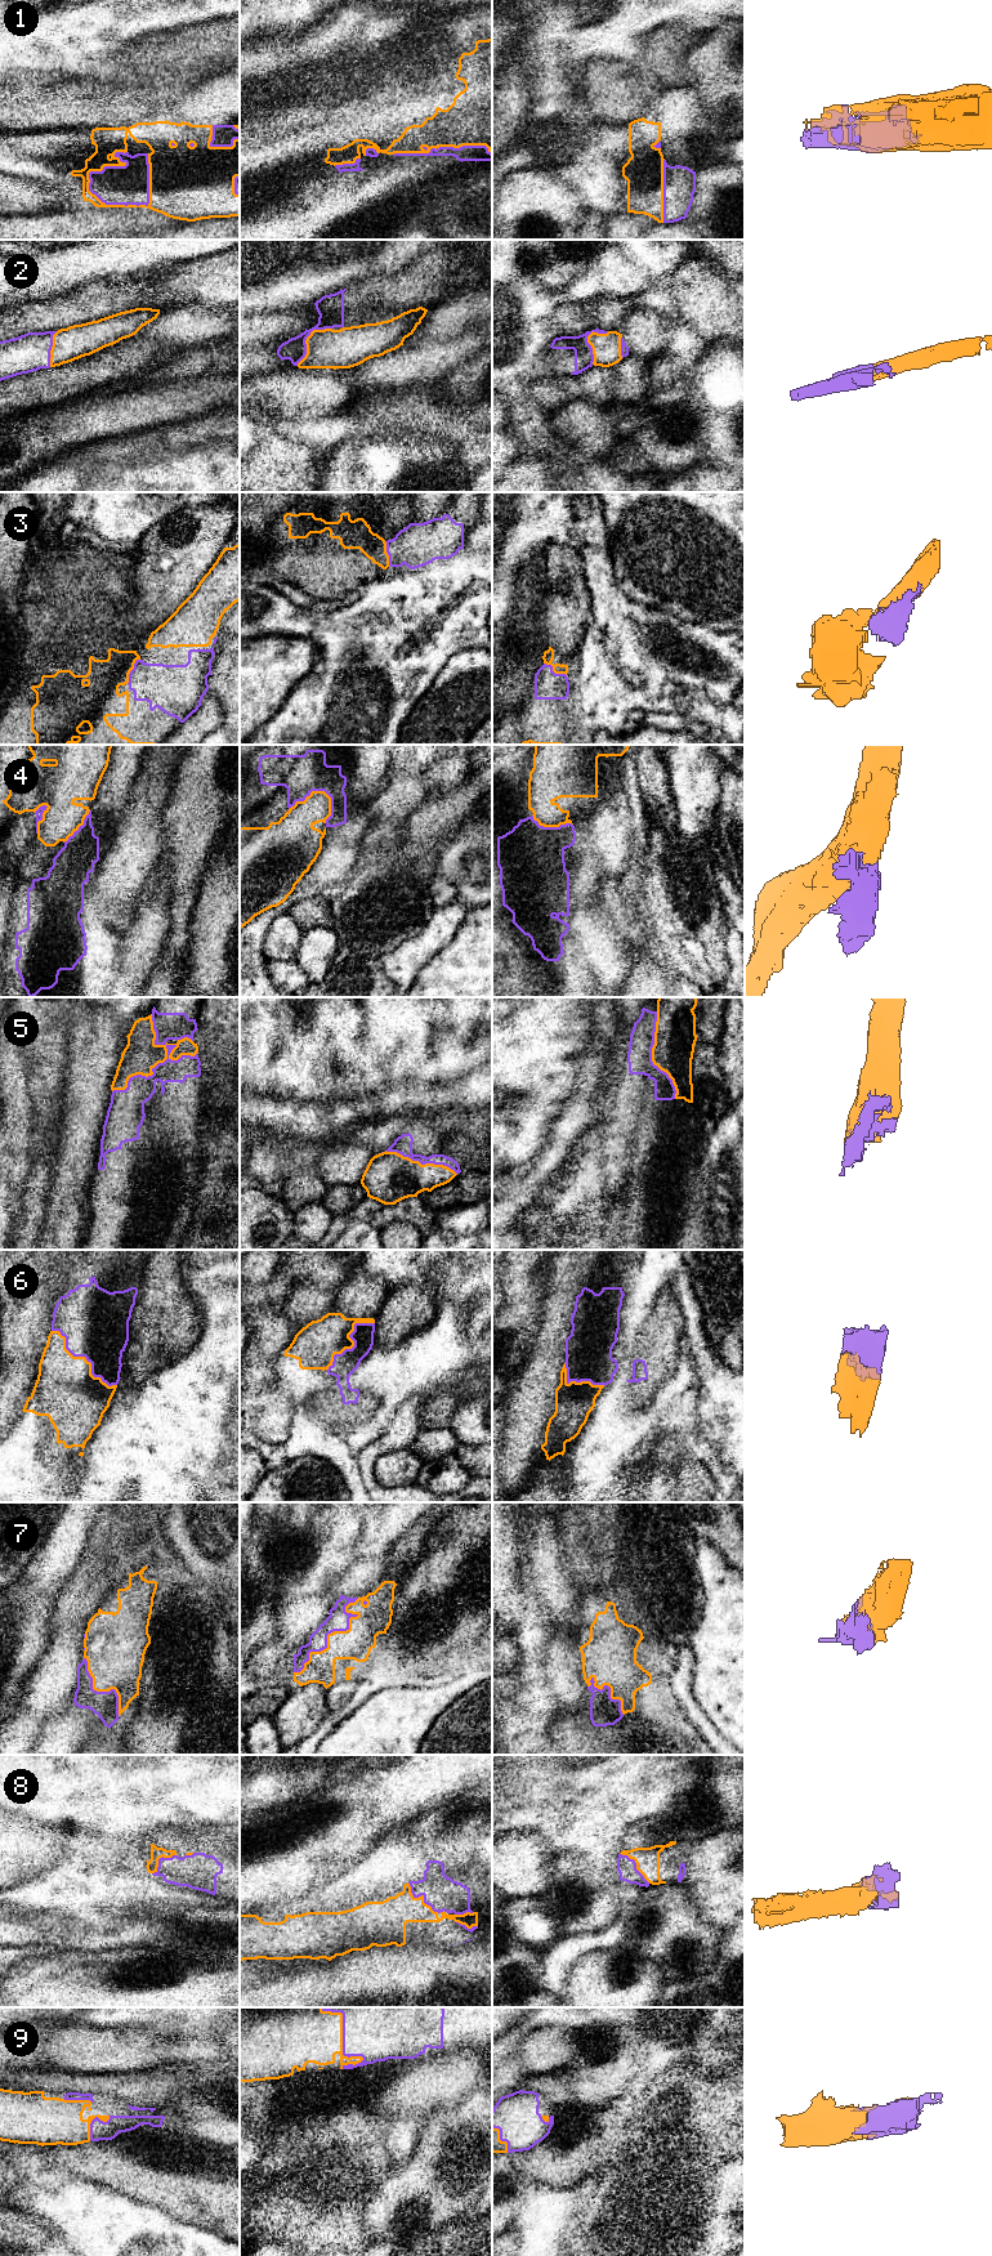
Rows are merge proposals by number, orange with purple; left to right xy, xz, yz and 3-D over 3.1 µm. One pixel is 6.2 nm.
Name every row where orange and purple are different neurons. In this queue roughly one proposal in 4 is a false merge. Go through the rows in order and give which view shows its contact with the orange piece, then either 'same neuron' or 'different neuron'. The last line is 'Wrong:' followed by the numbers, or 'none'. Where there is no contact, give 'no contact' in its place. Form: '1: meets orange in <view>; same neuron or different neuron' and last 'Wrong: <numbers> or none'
1: meets orange in xy; same neuron
2: meets orange in xz; same neuron
3: meets orange in xy; same neuron
4: meets orange in xz; different neuron
5: meets orange in xy; same neuron
6: meets orange in xy; same neuron
7: meets orange in xz; same neuron
8: meets orange in xz; same neuron
9: meets orange in xz; same neuron
Wrong: 4

